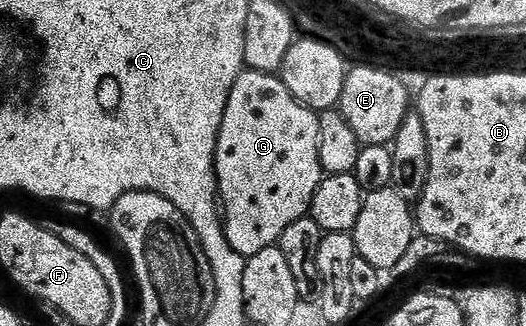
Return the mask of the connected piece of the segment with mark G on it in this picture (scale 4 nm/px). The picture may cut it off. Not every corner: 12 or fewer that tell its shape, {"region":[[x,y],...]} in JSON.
{"region":[[277,74],[231,88],[213,169],[245,259],[306,217],[319,114]]}

